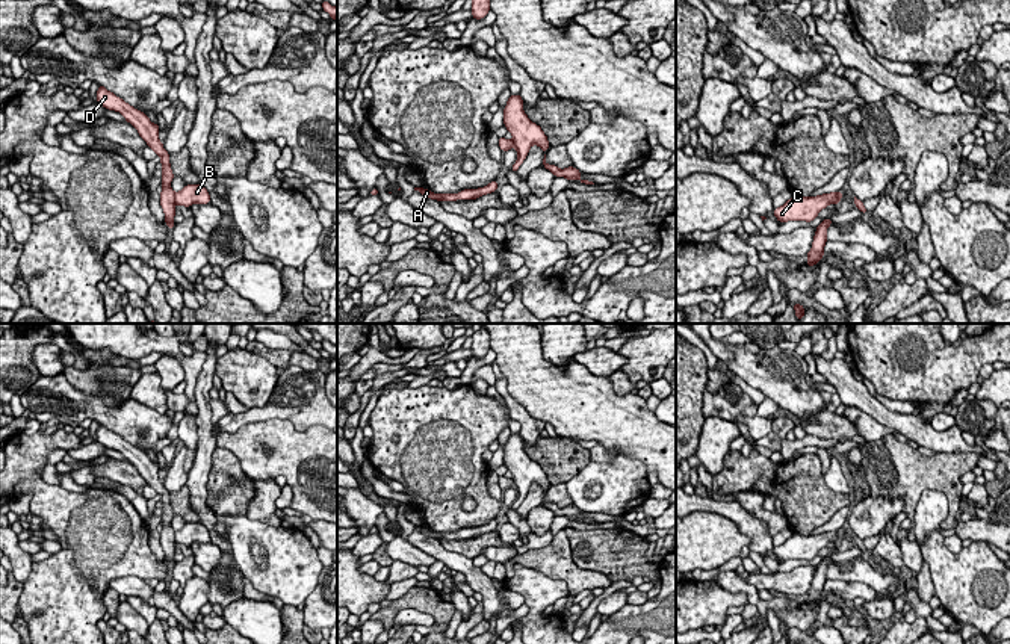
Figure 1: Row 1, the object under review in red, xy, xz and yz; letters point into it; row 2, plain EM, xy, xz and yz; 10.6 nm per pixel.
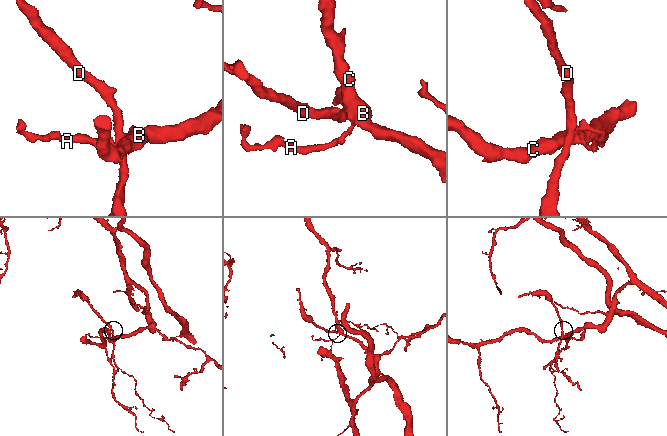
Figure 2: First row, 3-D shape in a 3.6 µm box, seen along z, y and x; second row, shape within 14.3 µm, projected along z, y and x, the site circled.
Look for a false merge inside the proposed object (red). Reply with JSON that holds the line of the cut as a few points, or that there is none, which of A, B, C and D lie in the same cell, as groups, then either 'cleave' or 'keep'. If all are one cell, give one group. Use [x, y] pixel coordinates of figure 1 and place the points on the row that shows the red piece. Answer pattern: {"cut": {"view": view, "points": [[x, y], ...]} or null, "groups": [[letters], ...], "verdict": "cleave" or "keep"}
{"cut": {"view": "xy", "points": [[176, 192], [174, 203]]}, "groups": [["A", "B", "C"], ["D"]], "verdict": "cleave"}

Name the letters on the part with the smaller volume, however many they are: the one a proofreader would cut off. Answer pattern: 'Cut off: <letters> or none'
Cut off: D

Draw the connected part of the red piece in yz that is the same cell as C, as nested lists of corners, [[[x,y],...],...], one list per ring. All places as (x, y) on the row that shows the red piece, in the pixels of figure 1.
[[[830,192],[816,197],[794,195],[783,206],[774,209],[774,216],[779,222],[788,221],[813,221],[818,213],[829,204],[839,204],[844,192]]]

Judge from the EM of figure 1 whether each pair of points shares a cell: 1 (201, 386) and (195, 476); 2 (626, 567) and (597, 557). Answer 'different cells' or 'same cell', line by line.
1: same cell
2: same cell

